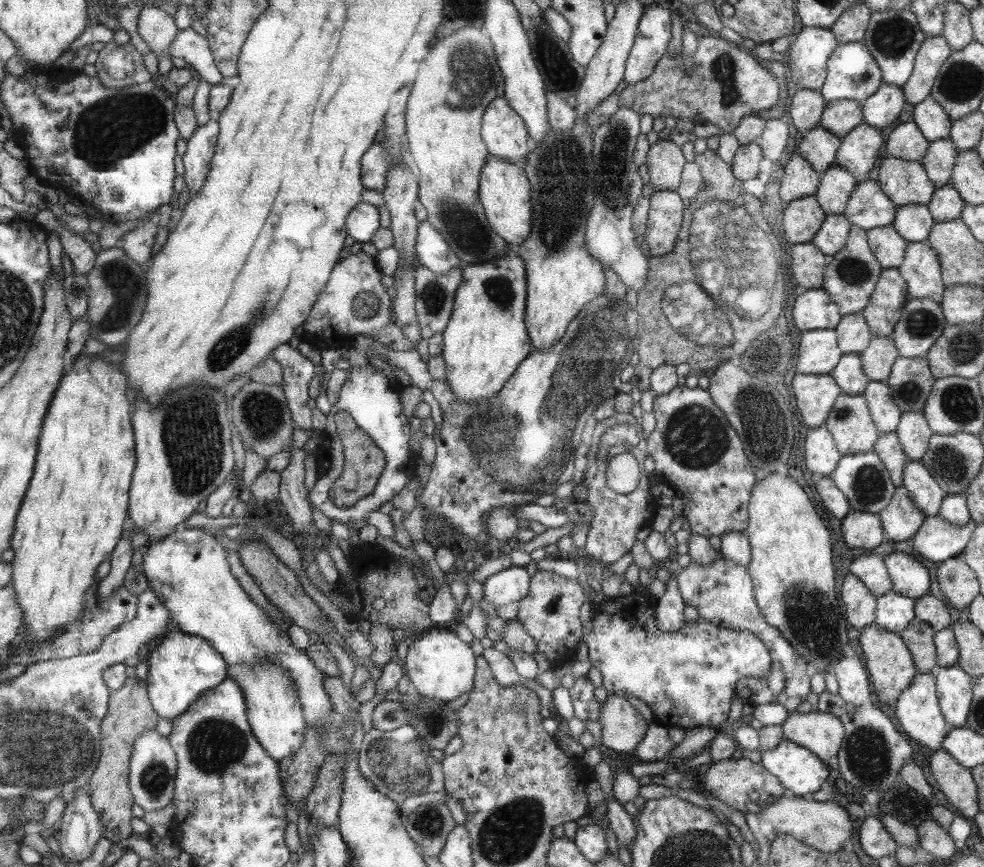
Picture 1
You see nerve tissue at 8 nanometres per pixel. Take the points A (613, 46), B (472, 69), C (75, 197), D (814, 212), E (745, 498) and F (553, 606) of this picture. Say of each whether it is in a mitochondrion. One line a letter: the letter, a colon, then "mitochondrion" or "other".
A: other
B: mitochondrion
C: other
D: other
E: other
F: other

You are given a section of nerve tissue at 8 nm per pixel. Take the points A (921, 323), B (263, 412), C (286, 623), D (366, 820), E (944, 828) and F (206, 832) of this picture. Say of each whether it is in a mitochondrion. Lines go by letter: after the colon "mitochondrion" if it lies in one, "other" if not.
A: mitochondrion
B: mitochondrion
C: other
D: other
E: other
F: other

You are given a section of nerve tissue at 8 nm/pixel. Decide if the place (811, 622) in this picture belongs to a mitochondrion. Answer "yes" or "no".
yes

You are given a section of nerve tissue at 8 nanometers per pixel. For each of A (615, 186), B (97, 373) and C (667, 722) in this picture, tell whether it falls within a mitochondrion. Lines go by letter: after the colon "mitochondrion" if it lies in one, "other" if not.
A: mitochondrion
B: other
C: other

